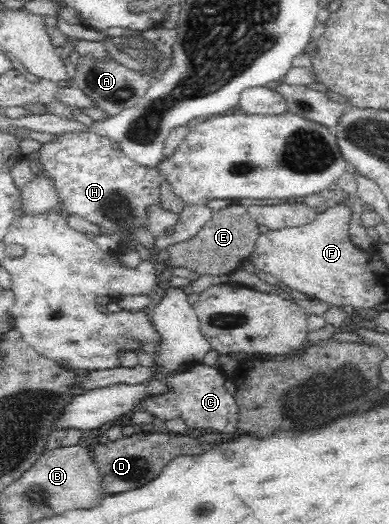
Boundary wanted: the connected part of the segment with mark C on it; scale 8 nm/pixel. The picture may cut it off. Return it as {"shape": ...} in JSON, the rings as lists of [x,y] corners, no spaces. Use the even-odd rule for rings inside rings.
{"shape":[[[194,363],[178,373],[165,376],[165,391],[157,395],[145,395],[137,403],[137,409],[149,412],[163,422],[181,417],[191,429],[215,429],[219,433],[238,431],[239,408],[234,398],[232,379],[216,366]]]}

